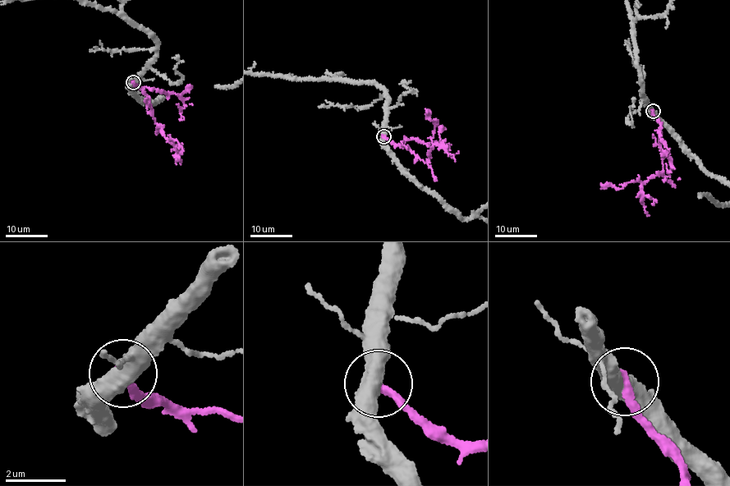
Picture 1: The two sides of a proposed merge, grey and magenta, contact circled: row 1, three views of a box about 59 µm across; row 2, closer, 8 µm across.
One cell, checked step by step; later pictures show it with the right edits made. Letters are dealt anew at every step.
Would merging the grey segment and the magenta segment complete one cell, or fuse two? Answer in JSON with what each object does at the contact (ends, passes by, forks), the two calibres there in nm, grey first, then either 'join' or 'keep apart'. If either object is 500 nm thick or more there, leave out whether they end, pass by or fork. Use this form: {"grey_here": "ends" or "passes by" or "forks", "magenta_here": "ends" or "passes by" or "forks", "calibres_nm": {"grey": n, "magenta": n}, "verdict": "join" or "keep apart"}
{"calibres_nm": {"grey": 550, "magenta": 280}, "verdict": "keep apart"}

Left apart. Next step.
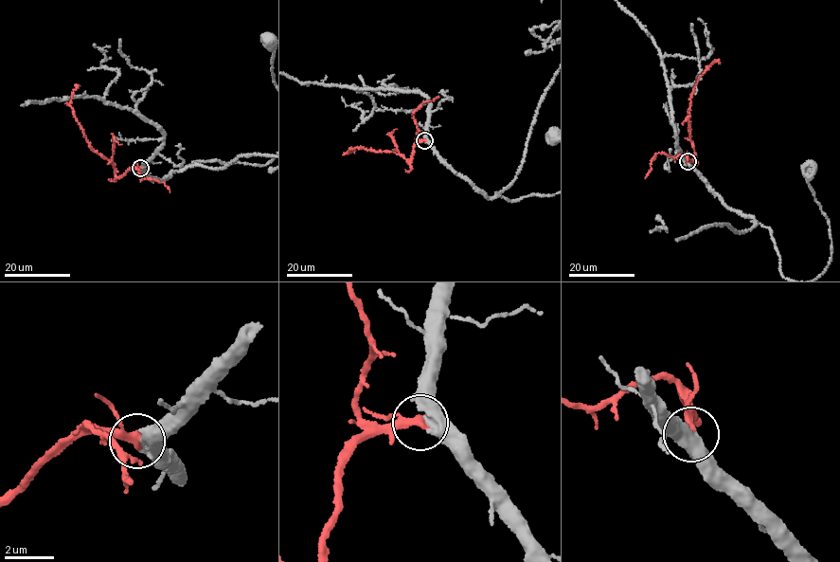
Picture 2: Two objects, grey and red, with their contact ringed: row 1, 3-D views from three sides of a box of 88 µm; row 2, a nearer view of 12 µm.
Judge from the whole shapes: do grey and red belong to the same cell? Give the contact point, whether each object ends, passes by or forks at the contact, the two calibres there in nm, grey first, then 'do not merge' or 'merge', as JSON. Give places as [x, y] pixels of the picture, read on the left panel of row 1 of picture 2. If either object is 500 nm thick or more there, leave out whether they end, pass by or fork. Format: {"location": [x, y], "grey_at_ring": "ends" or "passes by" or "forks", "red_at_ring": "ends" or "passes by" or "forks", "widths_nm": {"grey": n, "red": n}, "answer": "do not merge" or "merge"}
{"location": [140, 168], "grey_at_ring": "passes by", "red_at_ring": "passes by", "widths_nm": {"grey": 440, "red": 280}, "answer": "merge"}

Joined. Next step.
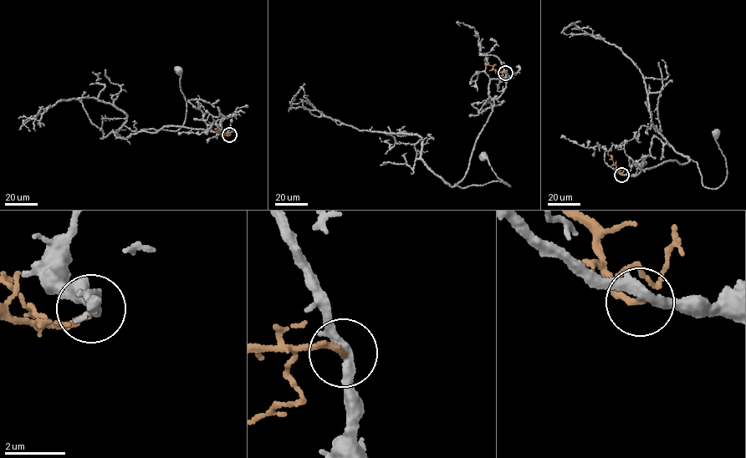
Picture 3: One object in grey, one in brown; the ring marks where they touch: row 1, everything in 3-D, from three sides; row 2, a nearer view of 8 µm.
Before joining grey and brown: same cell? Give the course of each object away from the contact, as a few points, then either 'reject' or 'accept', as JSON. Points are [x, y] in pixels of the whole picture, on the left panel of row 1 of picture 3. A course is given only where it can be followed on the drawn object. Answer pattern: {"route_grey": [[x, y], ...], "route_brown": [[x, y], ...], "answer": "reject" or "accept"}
{"route_grey": [[230, 134], [173, 125], [137, 132], [172, 131], [182, 126], [186, 108], [176, 71]], "route_brown": [[230, 134], [221, 134], [216, 129]], "answer": "reject"}

